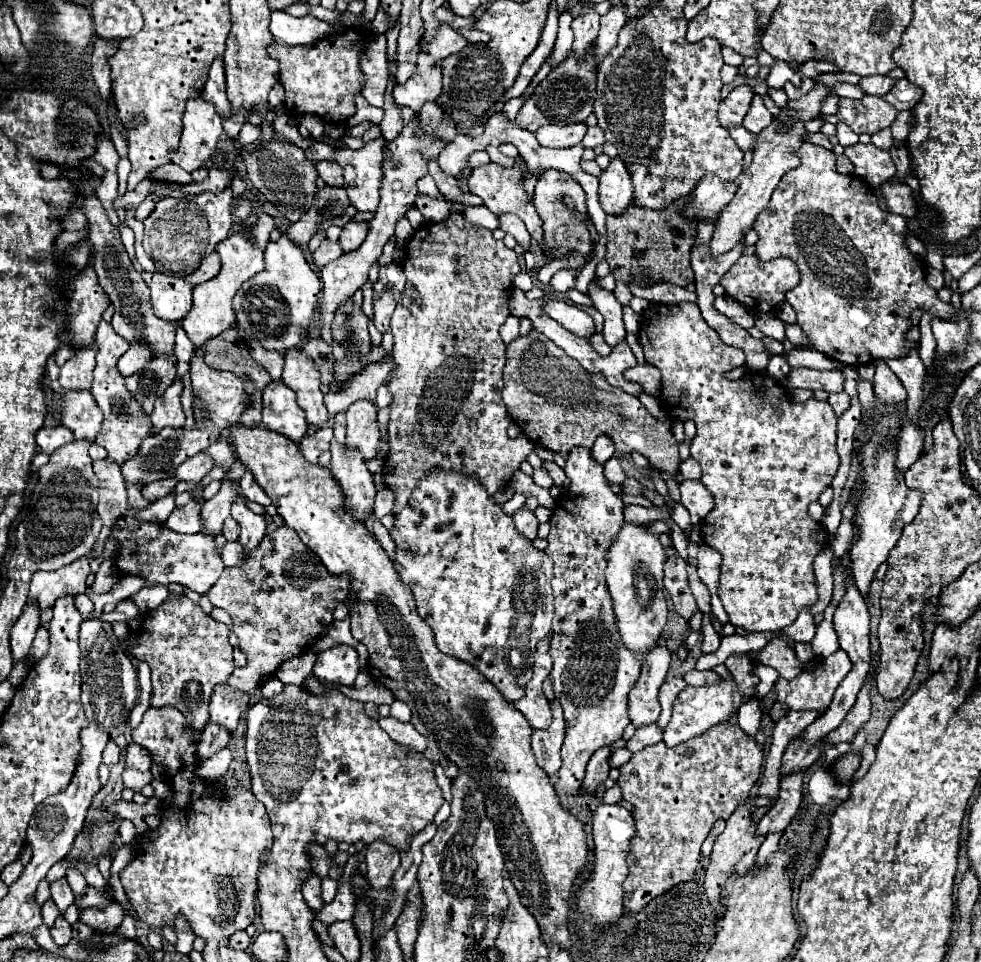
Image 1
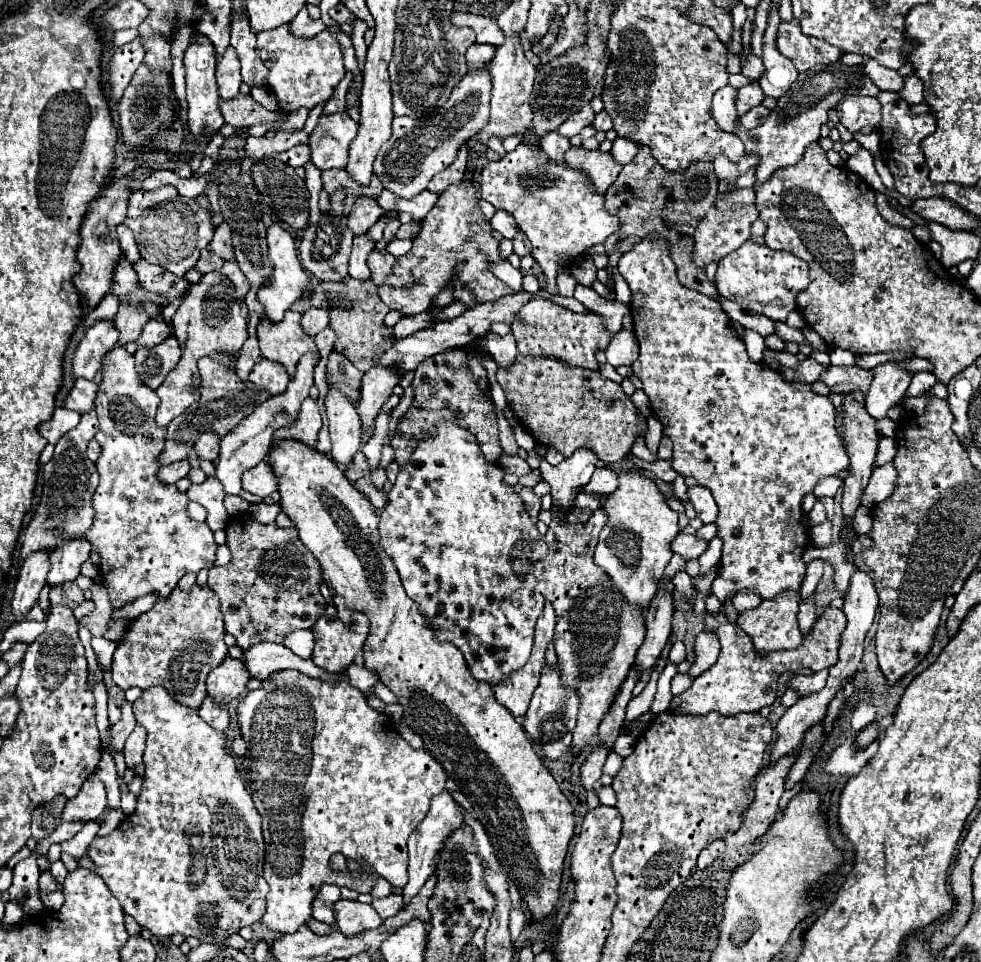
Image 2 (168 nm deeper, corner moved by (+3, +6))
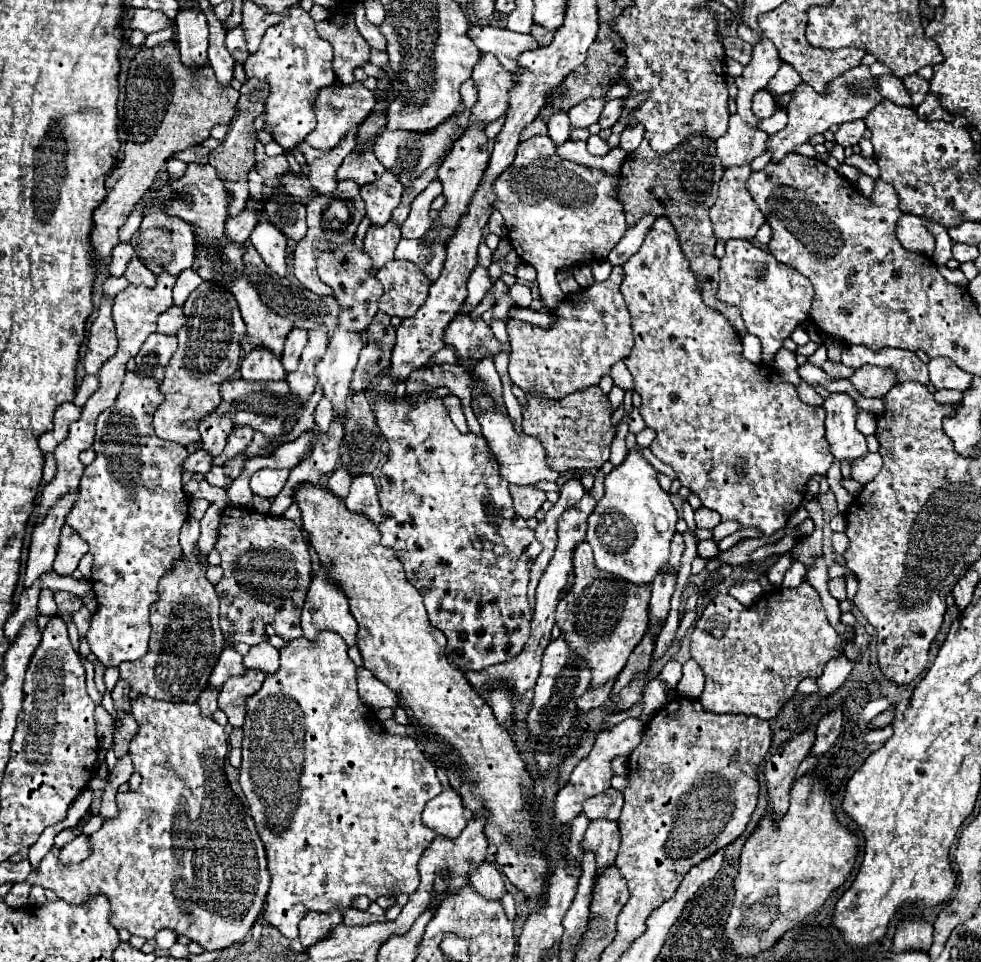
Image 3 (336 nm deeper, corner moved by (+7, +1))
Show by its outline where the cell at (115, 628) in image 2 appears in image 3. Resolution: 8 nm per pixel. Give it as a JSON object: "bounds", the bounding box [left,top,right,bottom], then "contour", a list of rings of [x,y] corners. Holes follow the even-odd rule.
{"bounds":[66,373,188,667],"contour":[[[126,373],[116,403],[96,419],[96,459],[86,467],[80,481],[80,499],[74,505],[74,511],[66,517],[66,523],[90,545],[94,557],[92,589],[98,601],[98,611],[92,615],[86,641],[104,667],[118,667],[124,661],[134,661],[146,655],[150,639],[148,613],[150,605],[158,599],[158,581],[182,553],[178,535],[182,523],[188,519],[188,497],[182,491],[180,475],[188,451],[184,445],[156,437],[152,417],[162,401],[164,395],[160,395],[158,381]]]}

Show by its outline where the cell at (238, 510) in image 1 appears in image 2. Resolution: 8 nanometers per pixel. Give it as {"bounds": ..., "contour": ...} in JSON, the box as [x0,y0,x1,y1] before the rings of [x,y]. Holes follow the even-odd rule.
{"bounds":[246,504,280,524],"contour":[[[252,504],[246,514],[260,524],[270,524],[278,516],[278,512],[280,512],[278,504],[270,504],[270,506],[268,504]]]}

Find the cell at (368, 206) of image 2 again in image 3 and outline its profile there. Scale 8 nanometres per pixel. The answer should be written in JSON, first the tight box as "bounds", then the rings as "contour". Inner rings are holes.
{"bounds":[360,171,404,225],"contour":[[[384,171],[380,179],[362,187],[360,193],[366,203],[366,215],[372,219],[372,223],[384,225],[390,221],[392,211],[400,203],[402,191],[404,187],[394,171]]]}

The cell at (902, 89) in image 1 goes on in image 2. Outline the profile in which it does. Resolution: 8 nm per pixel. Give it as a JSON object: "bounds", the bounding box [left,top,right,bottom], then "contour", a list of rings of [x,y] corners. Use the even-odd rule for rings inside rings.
{"bounds":[898,76,924,104],"contour":[[[906,76],[904,78],[904,86],[902,90],[898,92],[900,98],[904,98],[908,104],[920,104],[922,102],[922,92],[924,92],[924,86],[920,82],[920,78],[916,76]]]}

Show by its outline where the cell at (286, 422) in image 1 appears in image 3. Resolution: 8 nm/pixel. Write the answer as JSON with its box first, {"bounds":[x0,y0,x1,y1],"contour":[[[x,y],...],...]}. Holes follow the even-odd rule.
{"bounds":[240,345,286,381],"contour":[[[264,345],[252,349],[240,365],[240,373],[248,381],[280,381],[286,379],[280,359]]]}

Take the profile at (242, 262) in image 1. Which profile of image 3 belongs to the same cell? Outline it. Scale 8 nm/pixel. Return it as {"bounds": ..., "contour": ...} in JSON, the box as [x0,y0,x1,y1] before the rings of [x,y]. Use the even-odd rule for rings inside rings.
{"bounds":[154,283,244,446],"contour":[[[202,283],[190,293],[184,305],[186,323],[178,331],[178,349],[174,351],[164,381],[160,385],[164,403],[154,415],[154,431],[160,439],[168,439],[184,446],[200,440],[199,432],[190,432],[184,425],[190,419],[204,419],[220,405],[220,383],[228,381],[238,369],[242,355],[240,337],[244,335],[244,321],[240,319],[238,303],[216,283]]]}

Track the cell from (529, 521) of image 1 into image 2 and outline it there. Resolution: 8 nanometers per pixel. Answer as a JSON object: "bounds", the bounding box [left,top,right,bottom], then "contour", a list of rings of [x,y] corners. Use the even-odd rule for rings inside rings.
{"bounds":[514,484,540,524],"contour":[[[516,484],[514,490],[516,490],[516,494],[522,498],[522,502],[526,504],[528,514],[530,514],[532,522],[536,524],[536,522],[538,522],[538,512],[540,512],[540,498],[532,492],[532,488],[524,488],[524,486],[520,486],[520,484]]]}

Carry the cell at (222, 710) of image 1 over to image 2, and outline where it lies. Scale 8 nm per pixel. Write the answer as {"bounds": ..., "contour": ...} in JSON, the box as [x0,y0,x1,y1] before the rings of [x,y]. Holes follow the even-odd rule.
{"bounds":[206,658,248,704],"contour":[[[226,658],[212,674],[208,674],[206,686],[208,686],[208,696],[216,704],[230,704],[234,698],[238,698],[242,692],[246,692],[248,676],[242,660]]]}

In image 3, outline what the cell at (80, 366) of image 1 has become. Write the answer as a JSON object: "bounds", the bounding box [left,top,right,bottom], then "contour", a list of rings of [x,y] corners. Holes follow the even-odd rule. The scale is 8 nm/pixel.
{"bounds":[84,299,118,375],"contour":[[[102,299],[102,305],[98,309],[98,317],[90,327],[88,347],[84,355],[84,369],[90,375],[96,375],[100,367],[116,353],[118,339],[116,329],[112,321],[112,299]]]}

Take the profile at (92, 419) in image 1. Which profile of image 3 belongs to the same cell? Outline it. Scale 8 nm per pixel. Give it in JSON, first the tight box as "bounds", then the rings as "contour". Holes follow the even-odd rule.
{"bounds":[74,375,98,407],"contour":[[[86,375],[80,383],[80,387],[76,389],[76,399],[74,405],[76,407],[84,407],[84,403],[88,401],[88,397],[98,389],[98,375]]]}

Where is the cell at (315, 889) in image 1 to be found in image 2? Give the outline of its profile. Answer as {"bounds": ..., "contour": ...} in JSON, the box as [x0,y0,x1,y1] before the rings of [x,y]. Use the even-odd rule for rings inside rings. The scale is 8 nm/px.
{"bounds":[312,884,340,924],"contour":[[[324,884],[320,888],[320,892],[316,894],[314,902],[312,902],[312,914],[316,920],[326,922],[326,924],[334,924],[334,914],[332,914],[332,906],[334,902],[340,898],[340,888],[334,884]]]}

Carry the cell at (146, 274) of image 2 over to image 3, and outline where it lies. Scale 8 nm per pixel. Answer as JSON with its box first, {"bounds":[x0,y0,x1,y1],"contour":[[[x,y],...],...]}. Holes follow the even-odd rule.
{"bounds":[124,257,156,287],"contour":[[[132,257],[132,259],[130,259],[124,277],[126,277],[130,283],[134,283],[134,285],[154,287],[154,283],[156,283],[156,281],[154,281],[156,275],[154,275],[146,265],[142,265],[142,261],[140,261],[138,257]]]}

